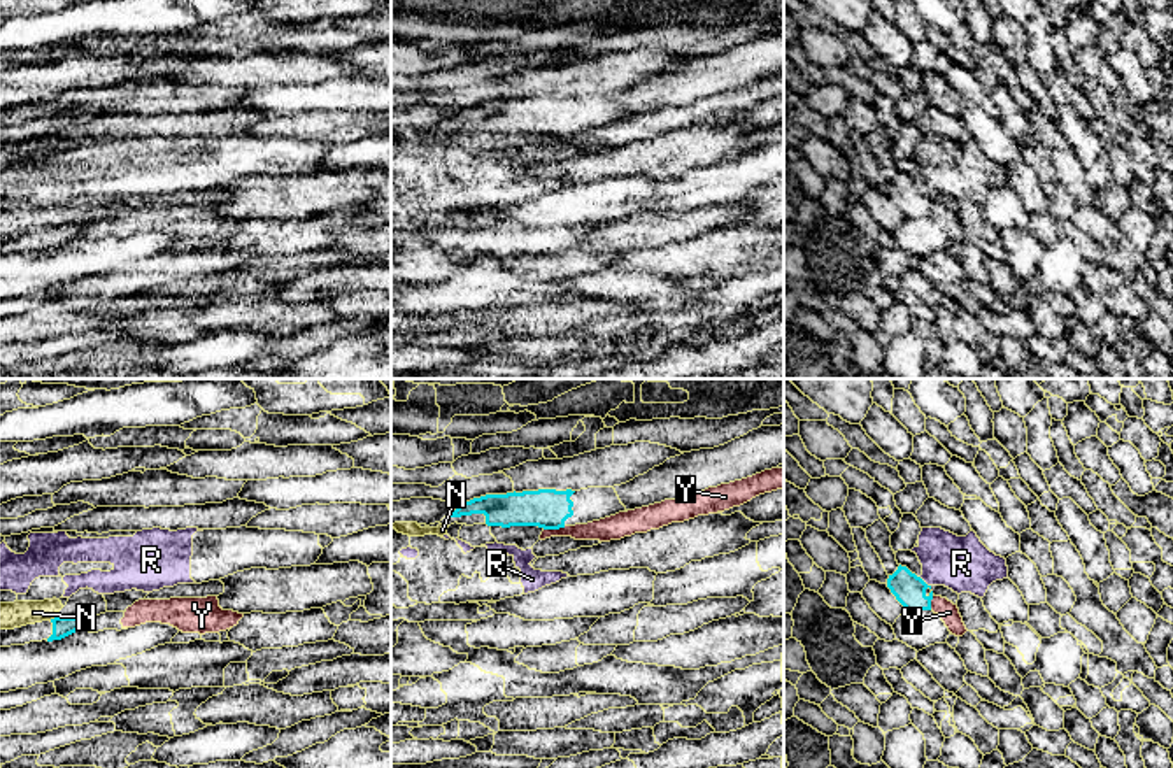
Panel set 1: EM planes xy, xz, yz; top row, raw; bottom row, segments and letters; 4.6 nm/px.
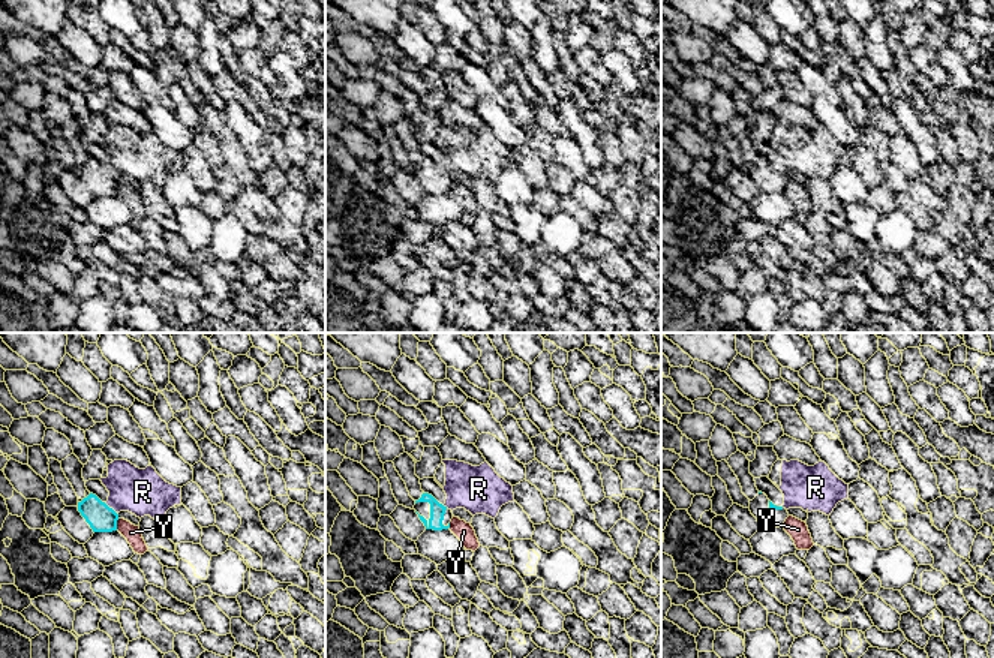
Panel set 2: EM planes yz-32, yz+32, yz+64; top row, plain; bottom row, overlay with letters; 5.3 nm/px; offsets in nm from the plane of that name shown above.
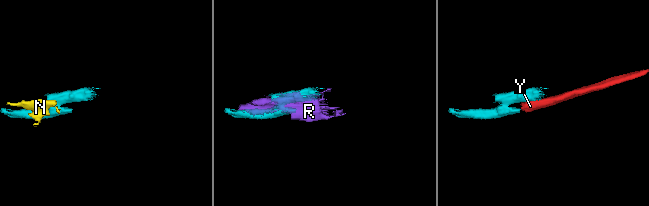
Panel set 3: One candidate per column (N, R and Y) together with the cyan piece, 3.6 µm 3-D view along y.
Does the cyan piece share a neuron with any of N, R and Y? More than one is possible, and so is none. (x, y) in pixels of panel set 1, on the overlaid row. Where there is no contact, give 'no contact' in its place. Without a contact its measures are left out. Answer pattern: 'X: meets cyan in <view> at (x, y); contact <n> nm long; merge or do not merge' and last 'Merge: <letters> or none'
N: meets cyan in xy at (51, 619); contact 30 nm long; do not merge
R: meets cyan in yz at (923, 581); contact 70 nm long; do not merge
Y: meets cyan in xz at (554, 528); contact 110 nm long; merge
Merge: Y

